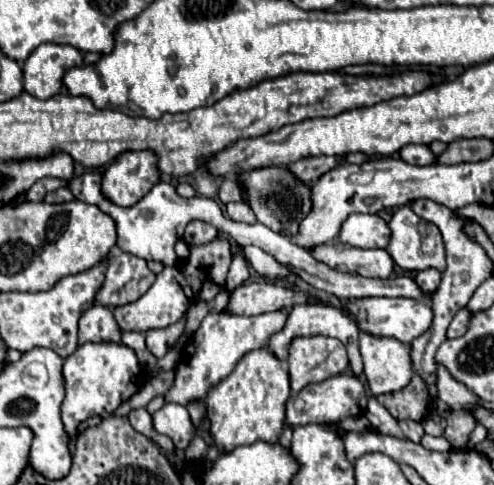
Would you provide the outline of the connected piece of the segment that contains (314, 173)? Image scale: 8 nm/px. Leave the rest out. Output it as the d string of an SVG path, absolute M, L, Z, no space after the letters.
M311 156L311 158L303 158L303 160L289 164L289 170L297 178L311 184L311 182L317 182L327 170L339 166L343 160L345 156Z

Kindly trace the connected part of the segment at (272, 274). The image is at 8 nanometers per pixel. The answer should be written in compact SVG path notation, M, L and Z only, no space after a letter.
M243 246L243 254L249 260L249 264L255 268L255 272L259 272L261 276L267 276L267 278L285 278L285 276L291 274L285 266L281 266L277 260L273 260L261 248Z

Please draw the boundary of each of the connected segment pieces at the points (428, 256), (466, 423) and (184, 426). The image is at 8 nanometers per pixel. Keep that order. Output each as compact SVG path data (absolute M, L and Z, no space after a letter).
M401 206L393 214L391 222L391 242L387 246L387 252L393 256L395 264L403 270L425 270L425 268L437 268L439 272L445 270L445 246L441 240L441 232L433 222L427 222L419 218L411 206Z
M453 410L447 416L445 438L453 448L463 448L469 442L469 434L475 428L475 420L467 410Z
M165 404L159 412L153 414L153 426L157 432L169 436L175 448L181 450L185 450L197 434L197 428L189 418L187 408L181 404Z

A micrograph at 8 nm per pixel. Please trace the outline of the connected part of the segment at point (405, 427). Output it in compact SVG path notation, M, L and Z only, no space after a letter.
M399 420L399 428L403 430L403 434L411 440L411 442L419 442L421 436L425 434L423 432L423 426L419 422L413 422L413 420Z

